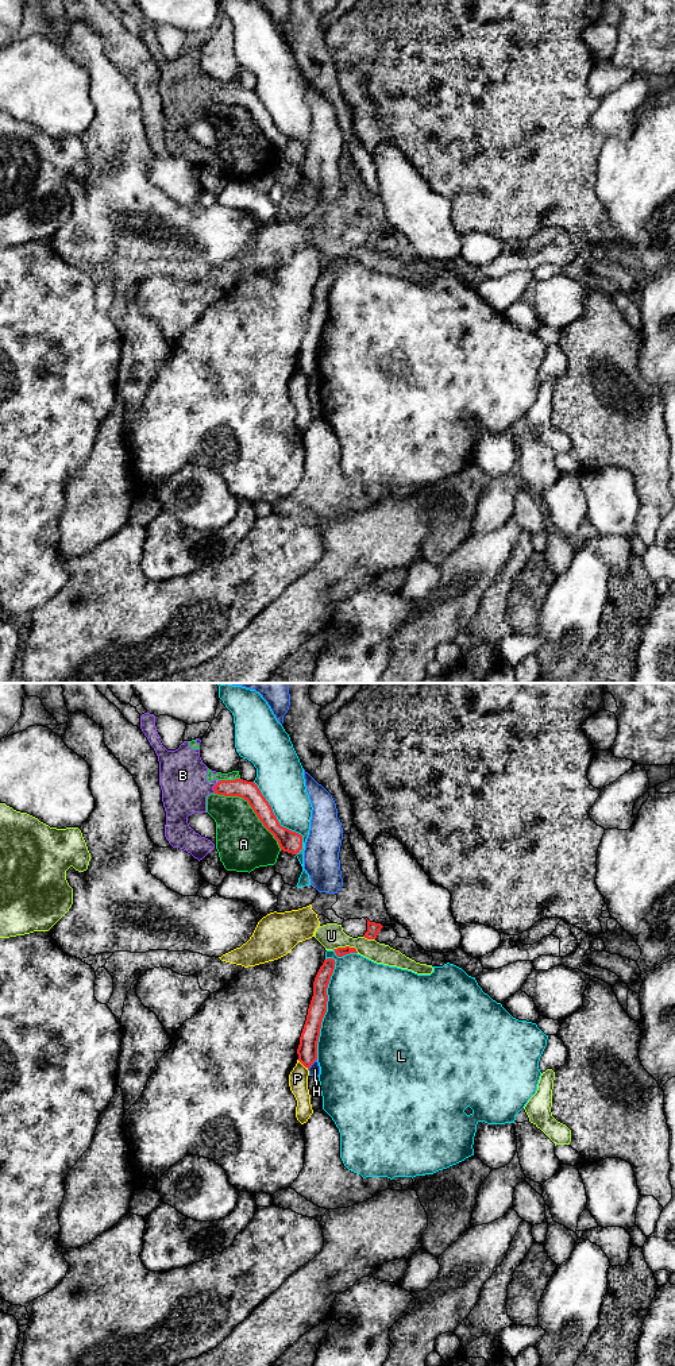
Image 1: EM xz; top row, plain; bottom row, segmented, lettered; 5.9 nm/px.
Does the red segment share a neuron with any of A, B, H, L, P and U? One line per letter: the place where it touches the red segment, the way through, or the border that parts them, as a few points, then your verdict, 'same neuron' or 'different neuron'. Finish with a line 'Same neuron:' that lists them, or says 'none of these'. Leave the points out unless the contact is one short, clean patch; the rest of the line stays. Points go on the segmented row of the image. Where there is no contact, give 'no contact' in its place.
A: xz (253, 809) | different neuron
B: xz (213, 787) | along xz (220, 780), (213, 787), (213, 793) | different neuron
H: xz (312, 1062) | different neuron
L: xz (326, 1008) | different neuron
P: xz (303, 1064) | along xz (297, 1060), (308, 1068) | different neuron
U: xz (346, 946) | different neuron
Same neuron: none of these

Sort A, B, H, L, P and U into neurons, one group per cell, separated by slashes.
A B / H / L / P / U

